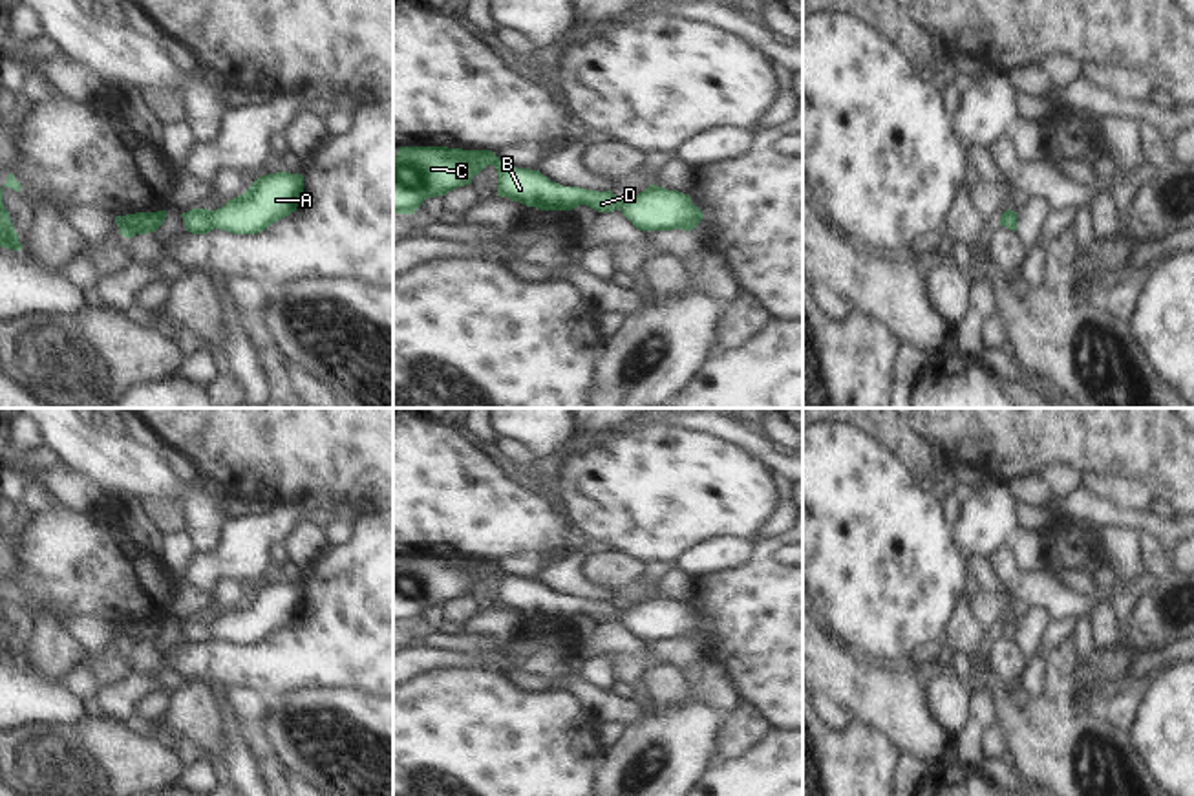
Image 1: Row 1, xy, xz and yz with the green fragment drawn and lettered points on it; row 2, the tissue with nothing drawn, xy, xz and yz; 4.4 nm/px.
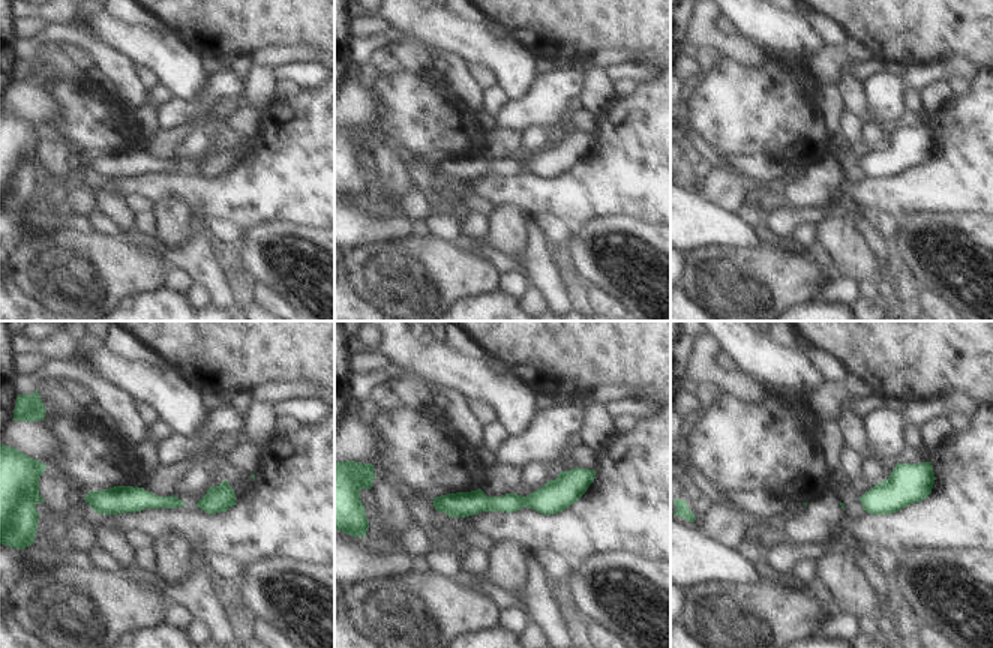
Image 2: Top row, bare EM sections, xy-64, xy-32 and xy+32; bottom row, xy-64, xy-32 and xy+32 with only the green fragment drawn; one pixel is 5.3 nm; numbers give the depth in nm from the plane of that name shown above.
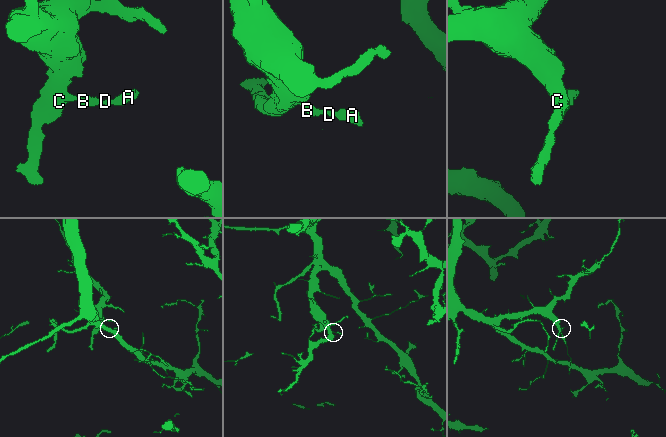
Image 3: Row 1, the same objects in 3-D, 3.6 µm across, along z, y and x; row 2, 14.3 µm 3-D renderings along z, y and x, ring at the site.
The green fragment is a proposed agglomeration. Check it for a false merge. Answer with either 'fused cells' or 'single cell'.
single cell

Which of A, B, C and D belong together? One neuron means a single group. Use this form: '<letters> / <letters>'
A B C D

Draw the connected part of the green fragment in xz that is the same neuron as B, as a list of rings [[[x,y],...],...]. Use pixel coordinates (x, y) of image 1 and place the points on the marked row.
[[[400,146],[393,156],[393,214],[413,214],[428,198],[472,183],[485,167],[497,170],[497,196],[541,210],[572,210],[587,205],[598,212],[622,210],[638,231],[693,231],[704,218],[689,194],[649,185],[633,198],[563,187],[539,170],[503,165],[492,150],[448,146]]]

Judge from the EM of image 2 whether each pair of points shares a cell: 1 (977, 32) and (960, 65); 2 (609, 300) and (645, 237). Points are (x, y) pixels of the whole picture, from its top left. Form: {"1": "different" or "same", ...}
{"1": "different", "2": "different"}

